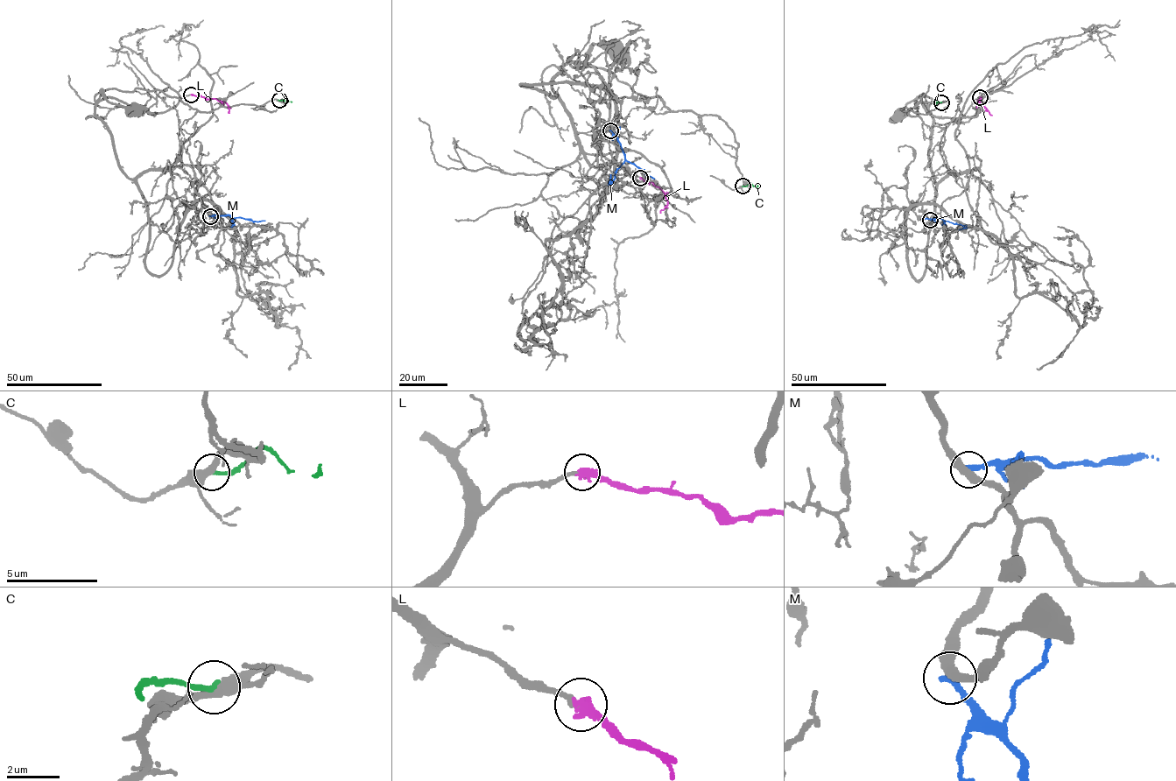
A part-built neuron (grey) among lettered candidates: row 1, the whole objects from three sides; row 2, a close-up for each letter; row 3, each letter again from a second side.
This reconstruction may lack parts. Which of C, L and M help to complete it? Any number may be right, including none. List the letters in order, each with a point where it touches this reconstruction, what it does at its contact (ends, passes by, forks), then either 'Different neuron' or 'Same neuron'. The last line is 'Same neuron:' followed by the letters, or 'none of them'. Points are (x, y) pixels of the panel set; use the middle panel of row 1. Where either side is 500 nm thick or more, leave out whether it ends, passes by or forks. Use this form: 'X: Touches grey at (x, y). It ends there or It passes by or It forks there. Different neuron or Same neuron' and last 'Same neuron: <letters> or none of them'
C: Touches grey at (742, 186). It ends there. Different neuron
L: Touches grey at (640, 178). It ends there. Different neuron
M: Touches grey at (610, 130). It ends there. Different neuron
Same neuron: none of them

